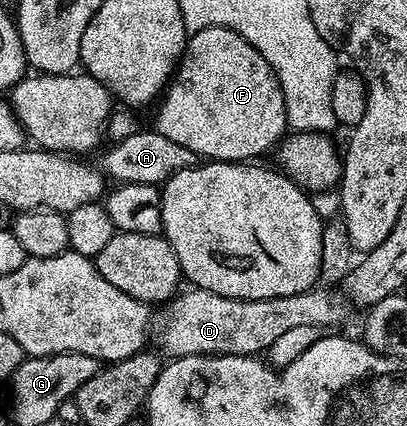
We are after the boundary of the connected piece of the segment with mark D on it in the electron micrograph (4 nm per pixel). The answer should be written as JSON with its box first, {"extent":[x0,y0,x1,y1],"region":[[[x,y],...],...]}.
{"extent":[158,286,352,358],"region":[[[315,286],[300,294],[263,300],[228,298],[203,288],[191,287],[190,292],[183,291],[177,298],[171,299],[165,309],[166,317],[158,332],[158,340],[163,348],[161,351],[170,358],[258,356],[270,349],[276,338],[281,338],[286,331],[293,330],[296,326],[329,329],[329,324],[340,323],[352,311],[352,305],[345,295],[337,291],[329,292],[322,287]]]}

